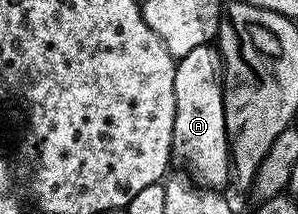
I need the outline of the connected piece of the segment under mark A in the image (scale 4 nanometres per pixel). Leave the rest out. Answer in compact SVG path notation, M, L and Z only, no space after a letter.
M212 45L200 46L177 62L175 72L175 124L173 125L173 154L189 167L188 173L203 188L221 188L231 178L228 130L224 118L222 90L223 61Z

